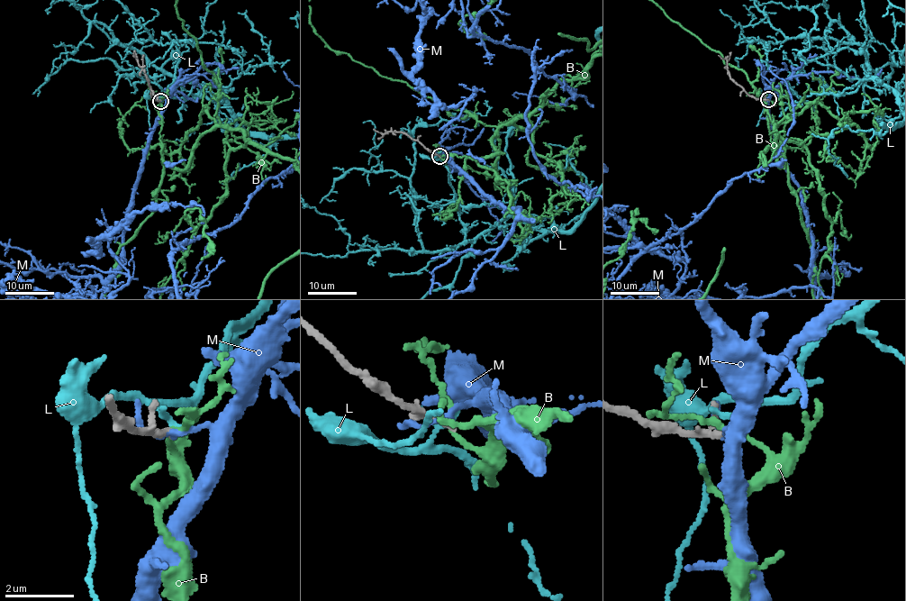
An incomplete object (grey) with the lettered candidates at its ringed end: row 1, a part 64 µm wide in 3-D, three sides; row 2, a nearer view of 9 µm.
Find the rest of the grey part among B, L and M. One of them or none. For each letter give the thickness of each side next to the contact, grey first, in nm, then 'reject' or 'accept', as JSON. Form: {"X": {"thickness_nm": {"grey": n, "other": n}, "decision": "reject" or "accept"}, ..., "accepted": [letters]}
{"B": {"thickness_nm": {"grey": 130, "other": 140}, "decision": "reject"}, "L": {"thickness_nm": {"grey": 130, "other": 140}, "decision": "reject"}, "M": {"thickness_nm": {"grey": 240, "other": 140}, "decision": "reject"}, "accepted": []}

